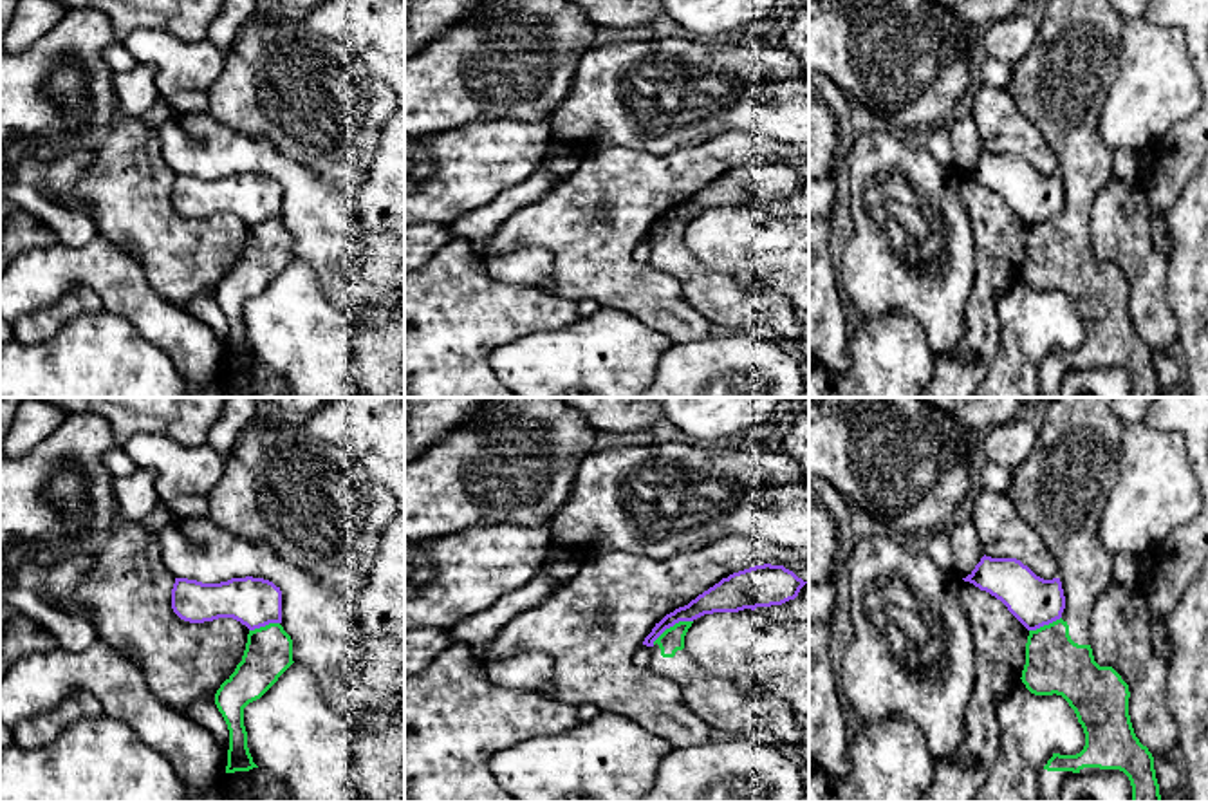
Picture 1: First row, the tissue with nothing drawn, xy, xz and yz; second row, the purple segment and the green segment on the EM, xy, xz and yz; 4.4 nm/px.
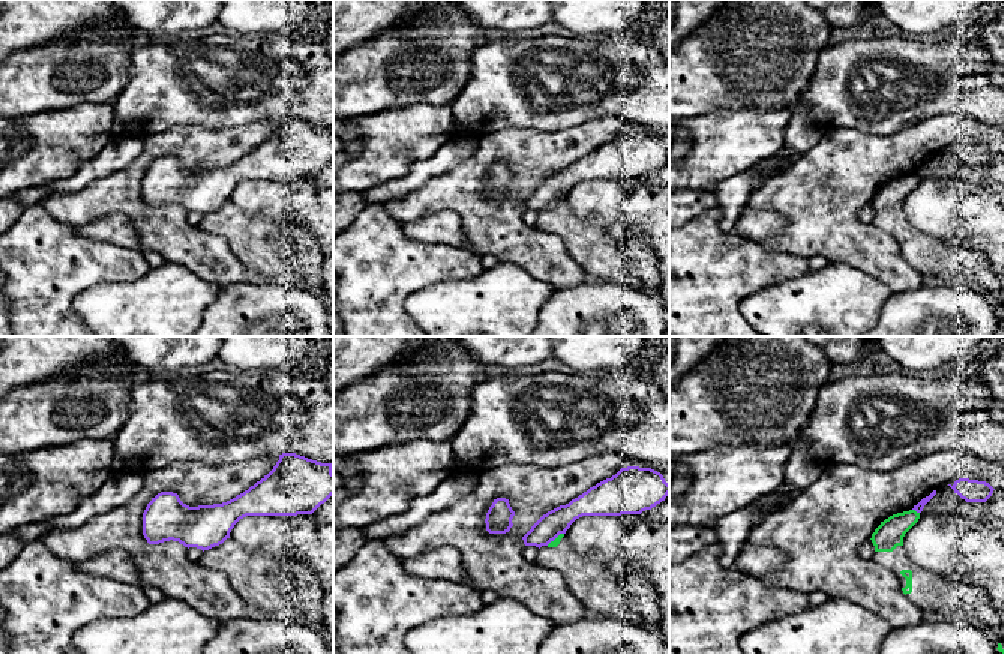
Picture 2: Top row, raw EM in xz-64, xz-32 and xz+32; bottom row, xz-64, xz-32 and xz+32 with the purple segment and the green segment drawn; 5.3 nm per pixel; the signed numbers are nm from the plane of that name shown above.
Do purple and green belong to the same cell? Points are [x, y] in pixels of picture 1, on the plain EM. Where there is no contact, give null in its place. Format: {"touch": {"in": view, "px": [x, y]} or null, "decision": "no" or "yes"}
{"touch": {"in": "xz", "px": [672, 221]}, "decision": "no"}

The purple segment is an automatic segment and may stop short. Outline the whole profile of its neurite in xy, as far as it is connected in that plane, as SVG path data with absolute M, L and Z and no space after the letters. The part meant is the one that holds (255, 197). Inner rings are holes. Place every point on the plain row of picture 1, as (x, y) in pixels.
M253 172L220 179L175 173L172 204L190 219L233 213L255 226L282 219L282 186L273 177Z

